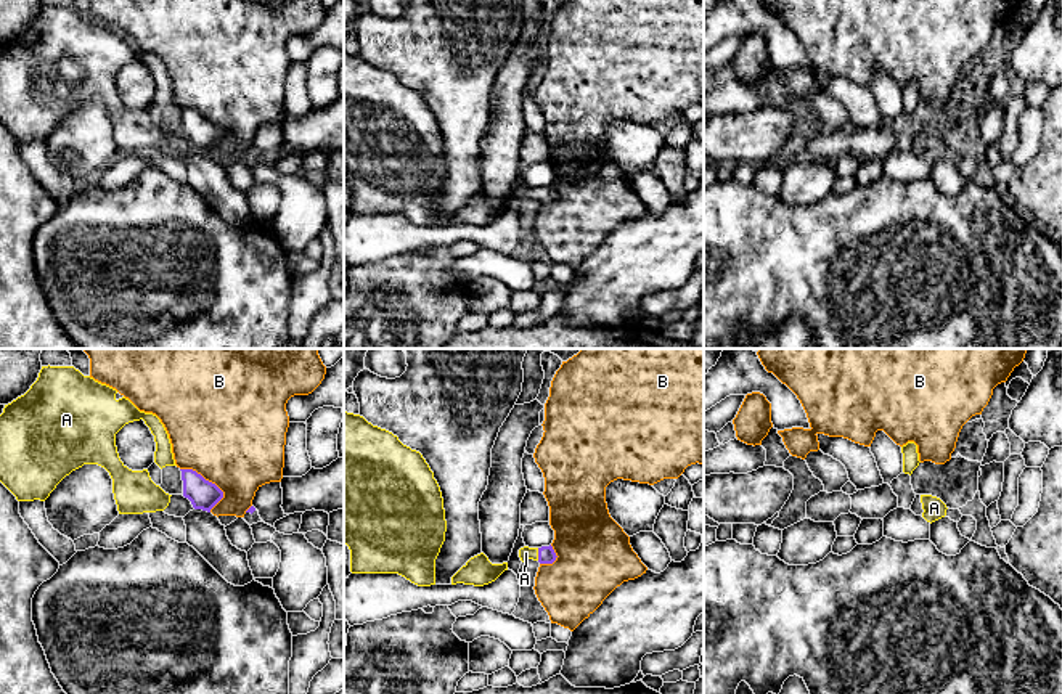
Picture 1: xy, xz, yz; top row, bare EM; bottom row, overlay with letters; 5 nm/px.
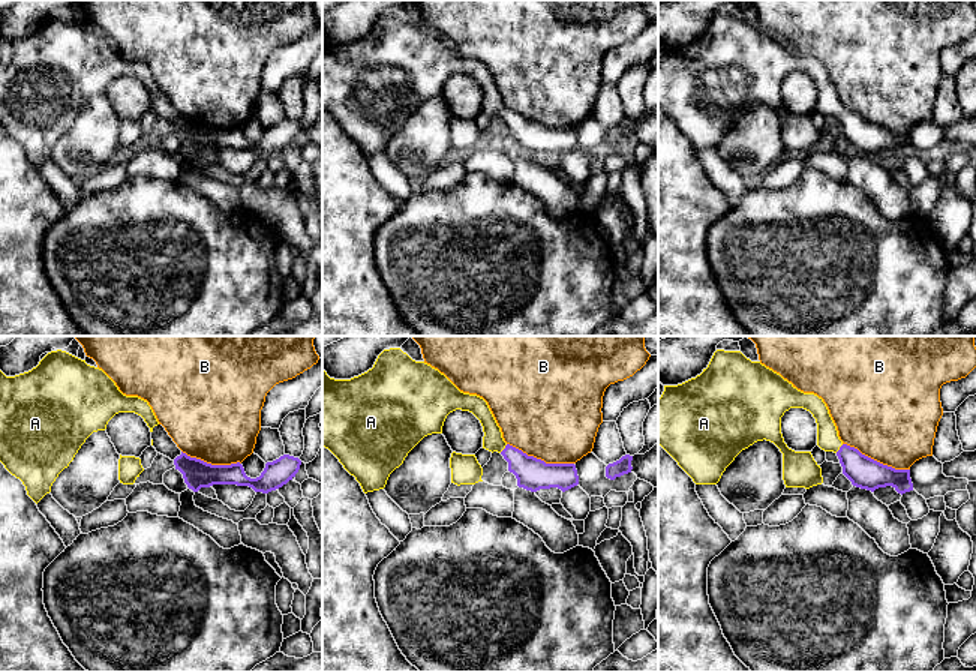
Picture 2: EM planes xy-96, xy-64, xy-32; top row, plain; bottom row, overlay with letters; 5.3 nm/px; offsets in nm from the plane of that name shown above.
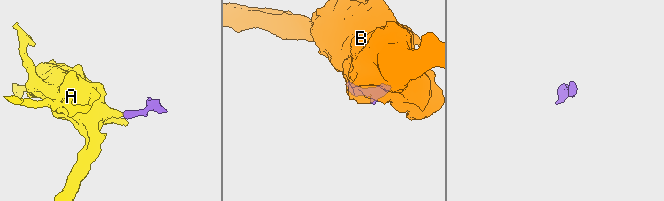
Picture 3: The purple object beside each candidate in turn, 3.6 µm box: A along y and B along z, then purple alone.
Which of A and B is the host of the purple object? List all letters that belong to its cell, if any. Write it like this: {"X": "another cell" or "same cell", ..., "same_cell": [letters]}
{"A": "same cell", "B": "another cell", "same_cell": ["A"]}

